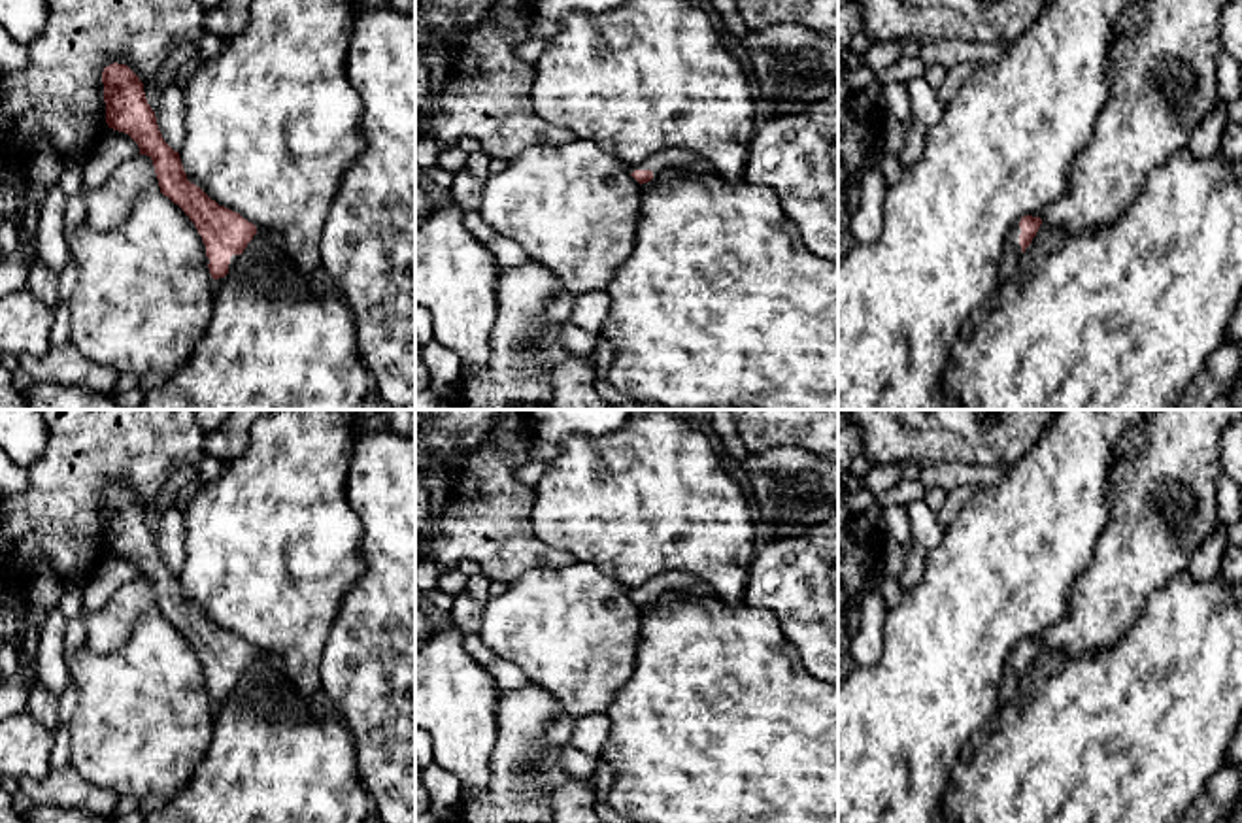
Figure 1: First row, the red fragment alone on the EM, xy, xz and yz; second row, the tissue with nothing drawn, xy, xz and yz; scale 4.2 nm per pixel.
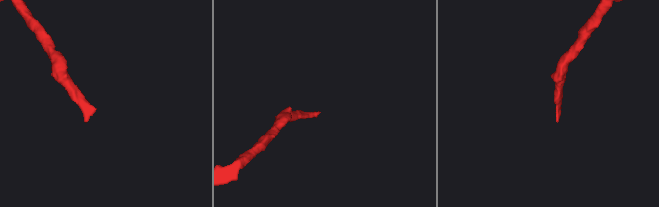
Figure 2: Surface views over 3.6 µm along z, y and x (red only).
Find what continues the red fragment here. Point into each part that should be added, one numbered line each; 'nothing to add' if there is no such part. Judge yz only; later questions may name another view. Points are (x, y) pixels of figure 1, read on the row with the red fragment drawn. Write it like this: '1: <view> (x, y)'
1: yz (1012, 255)

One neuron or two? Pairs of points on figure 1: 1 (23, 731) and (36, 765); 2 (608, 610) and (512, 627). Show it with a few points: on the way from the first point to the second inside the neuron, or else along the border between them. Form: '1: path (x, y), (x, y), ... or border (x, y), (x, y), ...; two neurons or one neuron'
1: path (23, 739), (23, 752), (29, 757); one neuron
2: path (584, 625), (537, 625); one neuron

